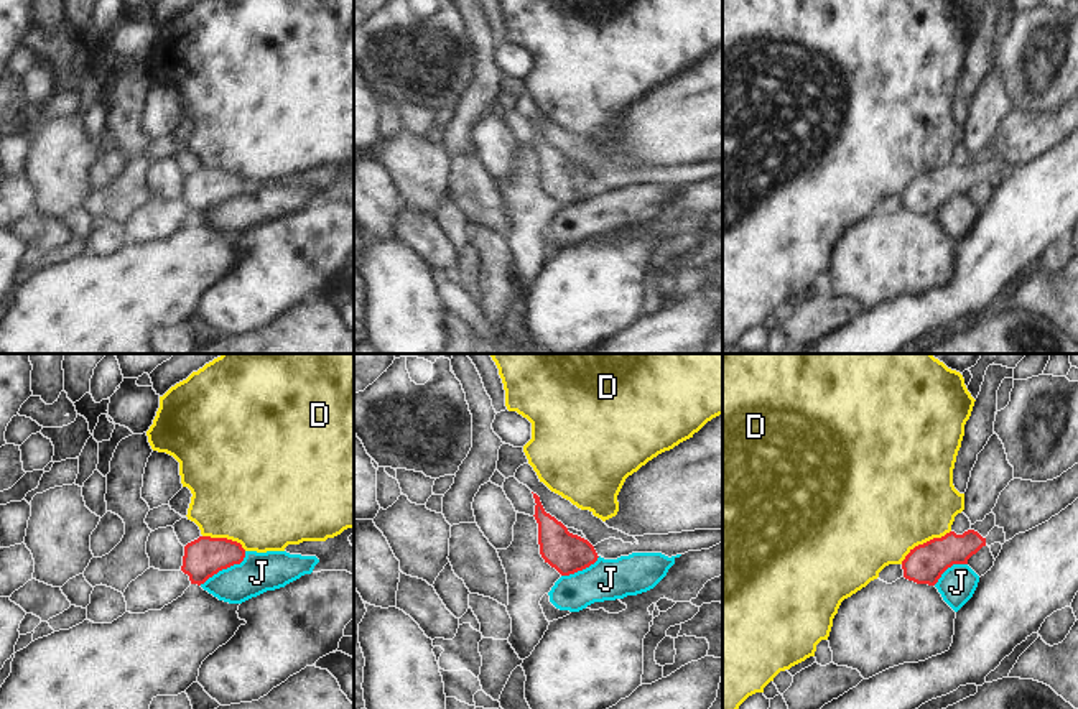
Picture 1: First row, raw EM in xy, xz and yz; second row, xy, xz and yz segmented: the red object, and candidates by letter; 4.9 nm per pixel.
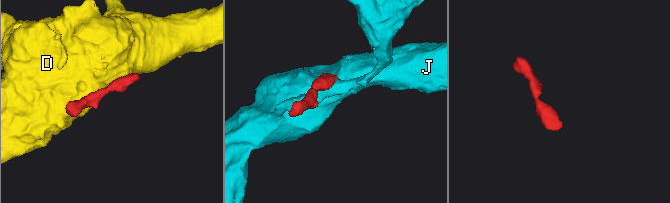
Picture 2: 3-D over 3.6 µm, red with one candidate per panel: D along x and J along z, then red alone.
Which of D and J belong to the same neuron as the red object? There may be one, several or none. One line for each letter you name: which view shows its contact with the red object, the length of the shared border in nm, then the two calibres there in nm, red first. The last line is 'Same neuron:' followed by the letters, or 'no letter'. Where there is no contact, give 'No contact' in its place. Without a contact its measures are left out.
Same neuron: no letter

